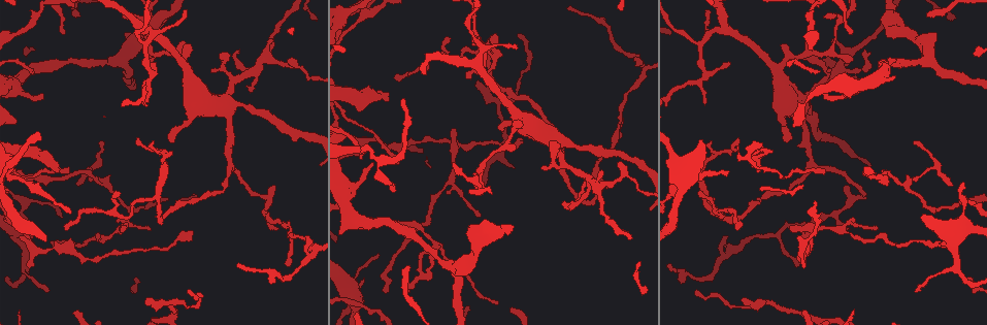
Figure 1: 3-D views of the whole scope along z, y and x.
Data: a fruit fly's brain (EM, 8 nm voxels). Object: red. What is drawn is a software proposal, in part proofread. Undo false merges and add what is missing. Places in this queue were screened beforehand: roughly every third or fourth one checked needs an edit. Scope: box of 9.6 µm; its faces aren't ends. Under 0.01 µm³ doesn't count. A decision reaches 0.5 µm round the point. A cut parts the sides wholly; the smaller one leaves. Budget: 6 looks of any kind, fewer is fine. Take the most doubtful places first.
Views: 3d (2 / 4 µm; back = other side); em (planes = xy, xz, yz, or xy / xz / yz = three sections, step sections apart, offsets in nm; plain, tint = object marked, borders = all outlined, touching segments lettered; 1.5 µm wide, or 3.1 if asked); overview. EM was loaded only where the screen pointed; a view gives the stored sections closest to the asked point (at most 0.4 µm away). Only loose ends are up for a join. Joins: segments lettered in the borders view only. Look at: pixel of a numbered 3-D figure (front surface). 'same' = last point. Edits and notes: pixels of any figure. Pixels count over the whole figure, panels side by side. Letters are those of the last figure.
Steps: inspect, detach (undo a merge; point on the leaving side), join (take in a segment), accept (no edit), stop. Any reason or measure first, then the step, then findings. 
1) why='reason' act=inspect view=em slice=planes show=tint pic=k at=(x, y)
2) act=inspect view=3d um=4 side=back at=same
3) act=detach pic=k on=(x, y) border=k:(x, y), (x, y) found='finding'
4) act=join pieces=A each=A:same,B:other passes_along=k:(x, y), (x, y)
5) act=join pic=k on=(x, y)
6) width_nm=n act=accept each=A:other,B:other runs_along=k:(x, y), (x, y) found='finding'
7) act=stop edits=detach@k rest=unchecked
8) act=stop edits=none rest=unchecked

why='free end' act=inspect view=3d um=2 side=back pic=1 at=(745, 297)

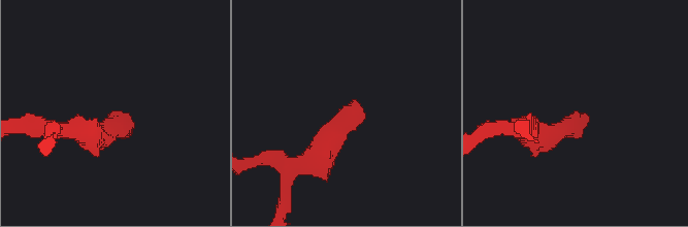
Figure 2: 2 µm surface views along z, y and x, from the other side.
why='now the EM' act=inspect view=em slice=planes show=plain pic=2 at=(583, 114)

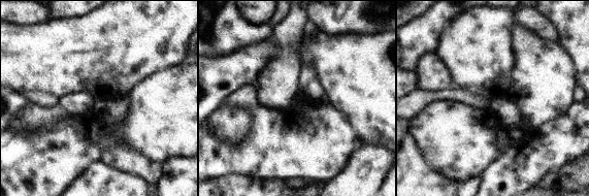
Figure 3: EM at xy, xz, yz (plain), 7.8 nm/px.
why='see the neighbours' act=inspect view=em slice=planes show=borders at=same

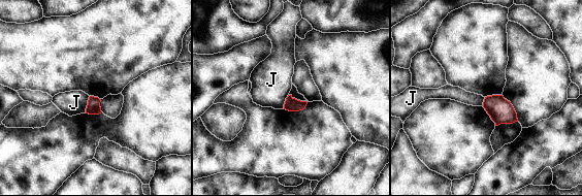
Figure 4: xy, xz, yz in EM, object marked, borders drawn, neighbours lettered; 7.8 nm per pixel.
act=accept each=J:other border=4:(90, 96), (85, 112) found='none of them fits'

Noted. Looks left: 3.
act=inspect view=em slice=planes show=tint pic=1 at=(258, 196)

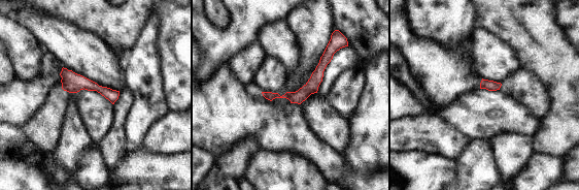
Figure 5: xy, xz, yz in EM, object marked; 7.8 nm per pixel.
act=inspect view=em slice=planes show=borders at=same

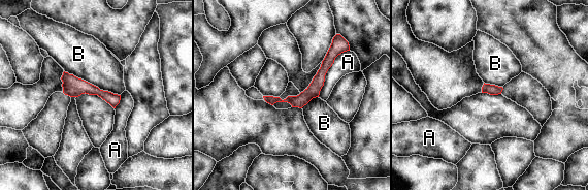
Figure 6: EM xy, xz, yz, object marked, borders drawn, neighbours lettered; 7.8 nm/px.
act=accept each=A:other,B:other border=6:(64, 70), (100, 89), (120, 95) found='continuous, no second cell'

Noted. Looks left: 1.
act=stop edits=none rest=unchecked

